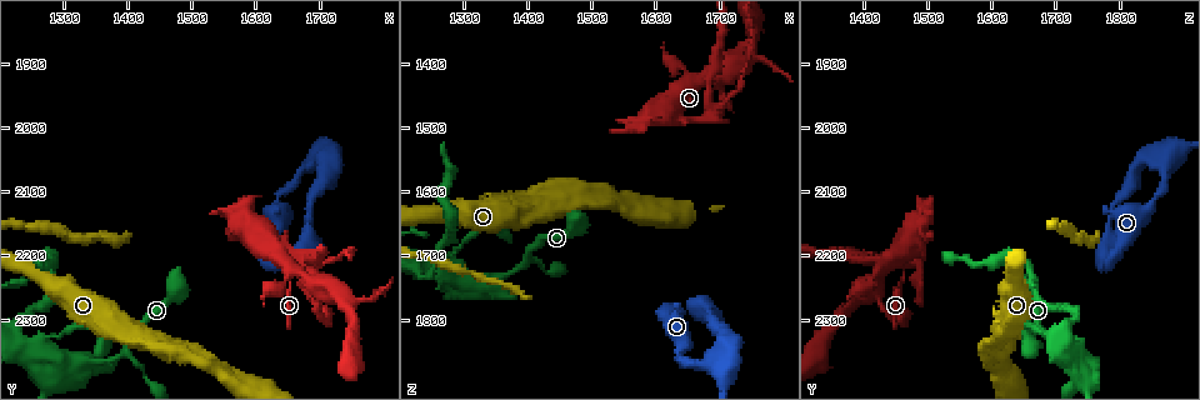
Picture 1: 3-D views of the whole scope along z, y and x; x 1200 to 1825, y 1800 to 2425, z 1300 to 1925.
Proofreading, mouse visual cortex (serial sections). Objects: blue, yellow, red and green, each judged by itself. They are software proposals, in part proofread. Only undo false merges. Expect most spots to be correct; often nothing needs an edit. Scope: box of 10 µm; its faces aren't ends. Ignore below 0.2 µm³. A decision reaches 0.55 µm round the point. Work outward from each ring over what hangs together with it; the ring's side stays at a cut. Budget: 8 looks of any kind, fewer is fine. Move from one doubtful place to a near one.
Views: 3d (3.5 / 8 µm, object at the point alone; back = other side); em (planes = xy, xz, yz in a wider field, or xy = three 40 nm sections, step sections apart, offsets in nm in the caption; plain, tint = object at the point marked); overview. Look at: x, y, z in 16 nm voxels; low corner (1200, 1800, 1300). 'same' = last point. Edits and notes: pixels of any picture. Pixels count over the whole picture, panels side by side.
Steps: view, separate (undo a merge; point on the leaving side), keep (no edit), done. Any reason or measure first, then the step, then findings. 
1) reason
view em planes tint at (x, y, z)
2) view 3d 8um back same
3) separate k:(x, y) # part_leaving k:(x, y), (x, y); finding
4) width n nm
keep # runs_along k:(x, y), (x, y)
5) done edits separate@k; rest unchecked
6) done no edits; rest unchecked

small branch off a trunk
view 3d 3.5um at (1640, 2205, 1455)

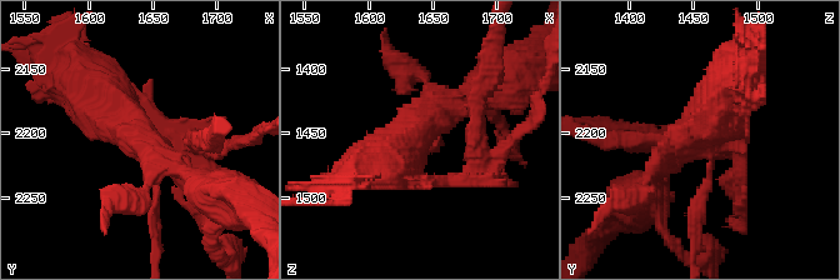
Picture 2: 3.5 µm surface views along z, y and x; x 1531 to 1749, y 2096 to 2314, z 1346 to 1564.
view em planes tint at (1642, 2208, 1456)

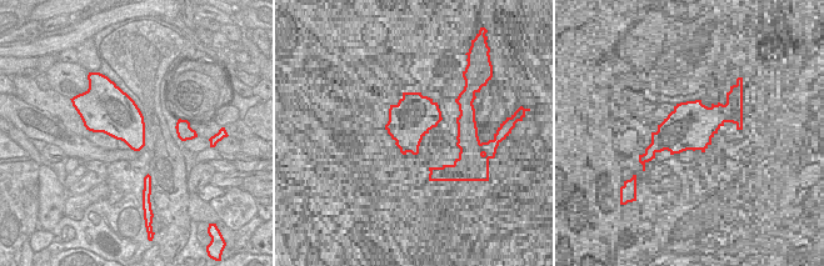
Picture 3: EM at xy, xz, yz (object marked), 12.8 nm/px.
keep # runs_along 2:(434, 138), (476, 90); continuous, no second cell

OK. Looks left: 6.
branch point
view 3d 3.5um at (1395, 2345, 1710)

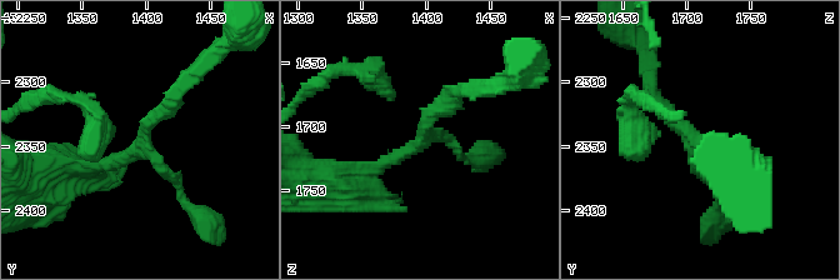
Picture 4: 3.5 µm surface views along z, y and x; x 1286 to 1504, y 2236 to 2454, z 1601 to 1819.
shape alone is not enough
view em xy step 1 tint at (1398, 2348, 1708)

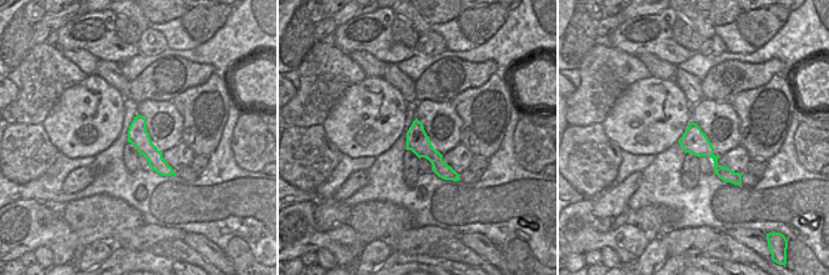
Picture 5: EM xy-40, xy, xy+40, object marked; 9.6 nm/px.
width 220 nm
keep # runs_along 4:(460, 90), (414, 148), (353, 173); all the same cell

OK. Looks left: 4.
sharp bend
view 3d 3.5um at (1240, 2290, 1735)

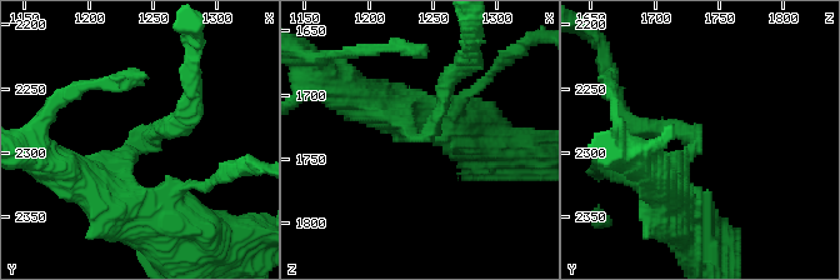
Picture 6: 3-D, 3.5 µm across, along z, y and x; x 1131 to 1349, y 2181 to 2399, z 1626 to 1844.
arm_widths 200, 500 nm
view em planes tint at (1244, 2296, 1732)

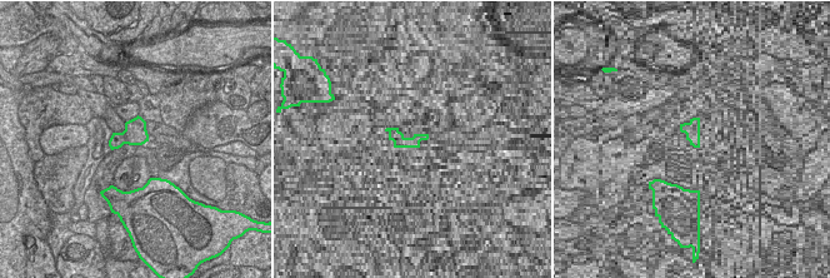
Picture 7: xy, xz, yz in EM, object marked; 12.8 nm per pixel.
keep # runs_along 6:(129, 209), (121, 163), (179, 121); continuous, no second cell

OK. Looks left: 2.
done no edits; rest unchecked

